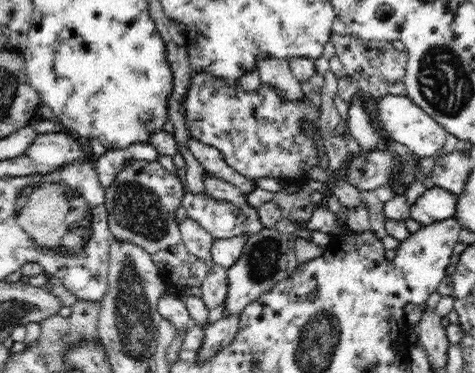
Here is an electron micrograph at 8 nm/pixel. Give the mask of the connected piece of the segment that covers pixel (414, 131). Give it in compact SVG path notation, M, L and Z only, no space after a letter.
M388 94L378 101L378 124L384 130L388 141L404 144L418 158L432 158L441 155L448 132L442 128L426 111L414 104L405 94Z

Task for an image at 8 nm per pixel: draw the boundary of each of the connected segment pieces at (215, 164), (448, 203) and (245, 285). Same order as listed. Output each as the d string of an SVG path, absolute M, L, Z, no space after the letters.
M186 137L184 146L186 146L188 152L200 163L204 171L234 184L244 194L256 187L254 180L248 180L245 176L238 174L238 171L230 168L230 165L225 163L225 160L216 148L208 146L194 137Z
M436 186L427 188L410 205L410 218L418 224L429 225L436 220L454 218L459 195Z
M262 229L258 234L248 234L242 255L234 266L226 269L226 298L224 298L223 317L236 317L252 302L259 300L266 292L270 292L277 283L287 278L288 264L286 260L286 239L275 229Z

